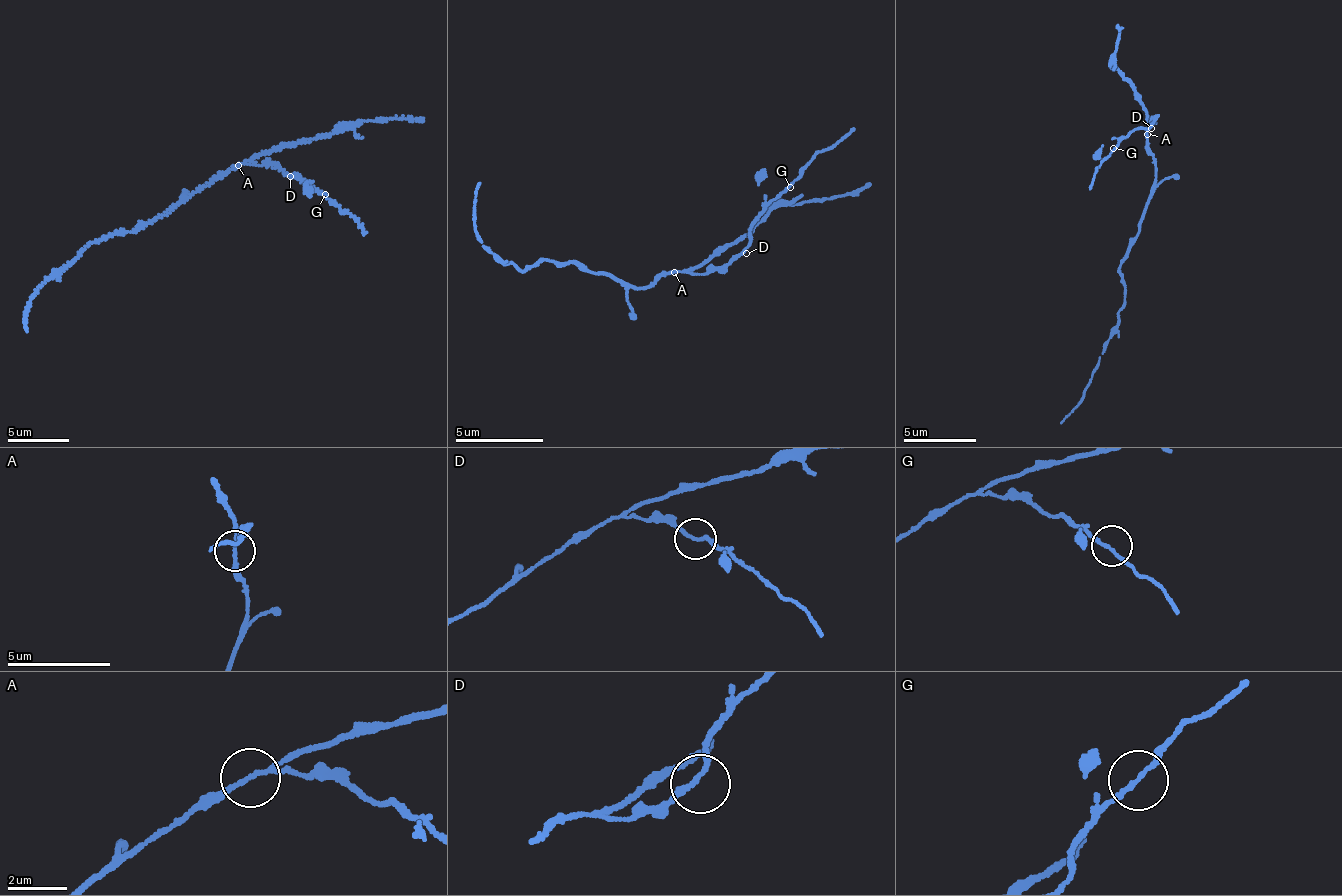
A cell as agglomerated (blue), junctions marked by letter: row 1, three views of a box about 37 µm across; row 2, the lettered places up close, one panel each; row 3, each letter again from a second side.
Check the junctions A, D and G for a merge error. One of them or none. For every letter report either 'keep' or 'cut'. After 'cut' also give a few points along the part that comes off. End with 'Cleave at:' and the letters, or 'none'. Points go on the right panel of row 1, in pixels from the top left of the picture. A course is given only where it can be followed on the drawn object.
A: cut | (1146, 134), (1156, 177), (1120, 264), (1126, 295), (1095, 374), (1061, 424)
D: keep
G: keep
Cleave at: A

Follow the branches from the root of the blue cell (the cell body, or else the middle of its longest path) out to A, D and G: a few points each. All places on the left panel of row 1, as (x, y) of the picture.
A: (187, 200), (239, 166)
D: (187, 200), (241, 163), (268, 166), (290, 176)
G: (187, 200), (241, 163), (272, 165), (292, 177), (296, 174), (325, 194)

